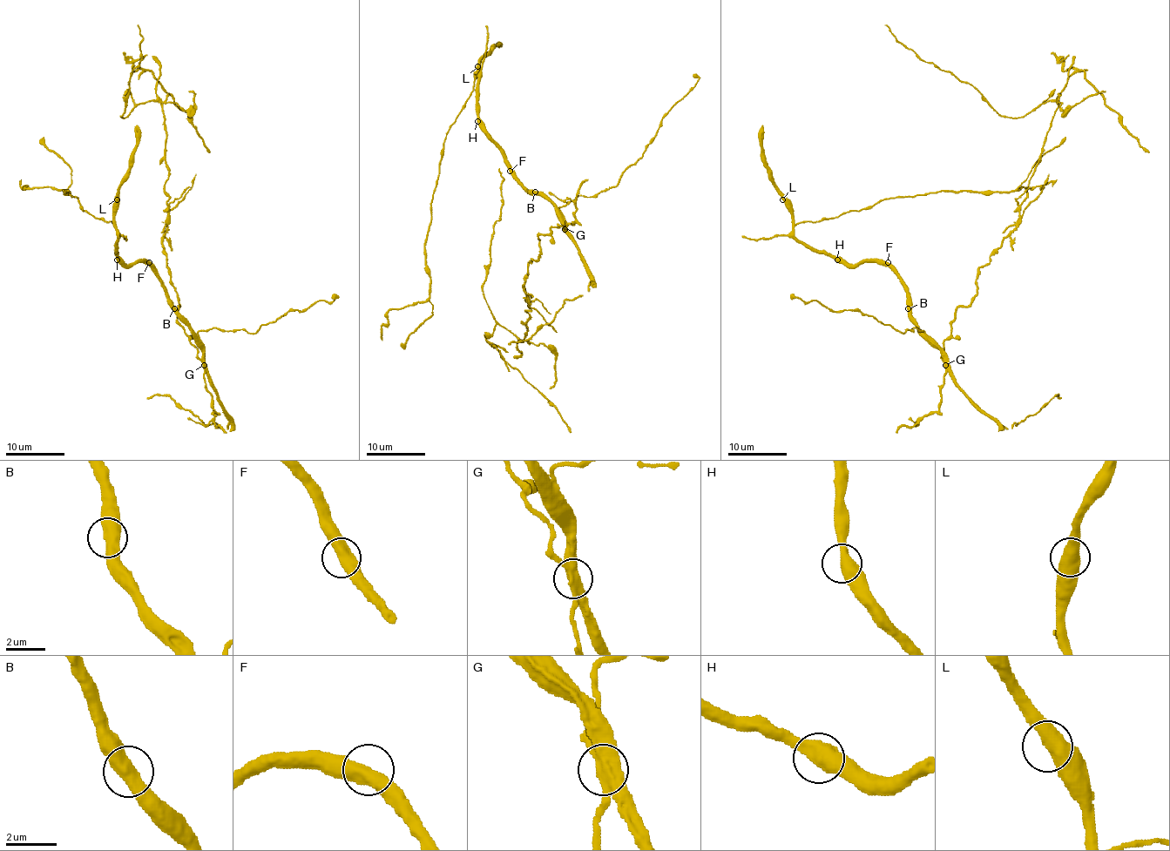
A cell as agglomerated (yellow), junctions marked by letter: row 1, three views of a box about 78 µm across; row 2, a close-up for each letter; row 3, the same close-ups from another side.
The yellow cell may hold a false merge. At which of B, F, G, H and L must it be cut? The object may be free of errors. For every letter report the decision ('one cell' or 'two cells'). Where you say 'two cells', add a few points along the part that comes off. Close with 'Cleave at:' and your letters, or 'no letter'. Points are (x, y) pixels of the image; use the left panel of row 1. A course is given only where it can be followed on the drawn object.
B: one cell
F: one cell
G: two cells; foreign part runs (203, 364), (177, 320), (162, 245), (159, 65), (136, 61), (209, 151)
H: one cell
L: one cell
Cleave at: G

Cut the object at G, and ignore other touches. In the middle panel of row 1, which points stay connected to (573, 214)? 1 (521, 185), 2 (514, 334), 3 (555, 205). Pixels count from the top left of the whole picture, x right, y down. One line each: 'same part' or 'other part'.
1: other part
2: same part
3: other part

